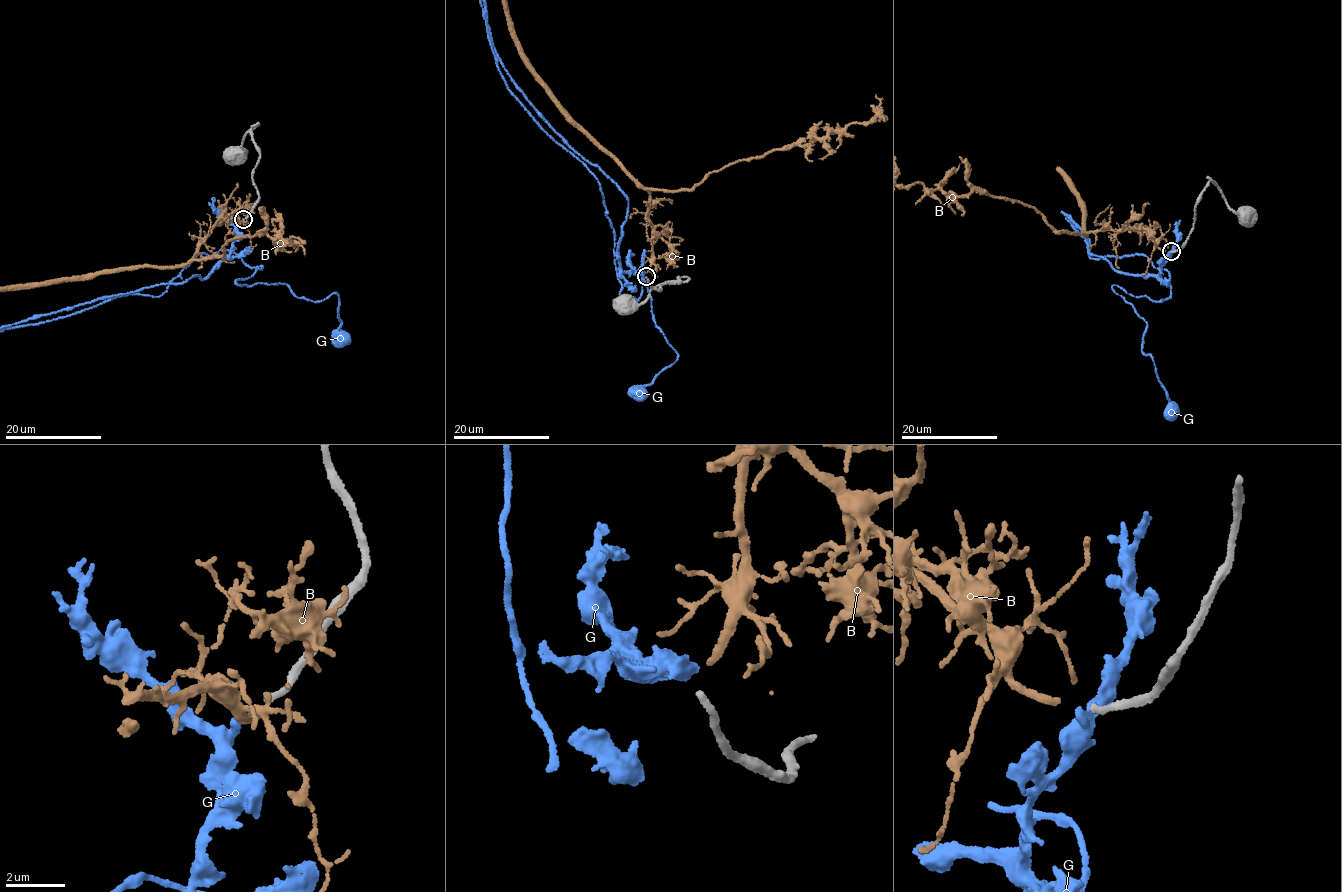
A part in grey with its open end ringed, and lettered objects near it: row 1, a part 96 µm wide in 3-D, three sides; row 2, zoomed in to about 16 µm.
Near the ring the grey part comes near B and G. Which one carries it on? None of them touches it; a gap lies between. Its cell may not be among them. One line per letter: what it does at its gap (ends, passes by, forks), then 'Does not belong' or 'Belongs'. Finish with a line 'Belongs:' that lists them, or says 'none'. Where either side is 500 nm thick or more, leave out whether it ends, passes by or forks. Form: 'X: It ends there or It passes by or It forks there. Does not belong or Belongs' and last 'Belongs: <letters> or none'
B: It ends there. Belongs
G: It passes by. Does not belong
Belongs: B

